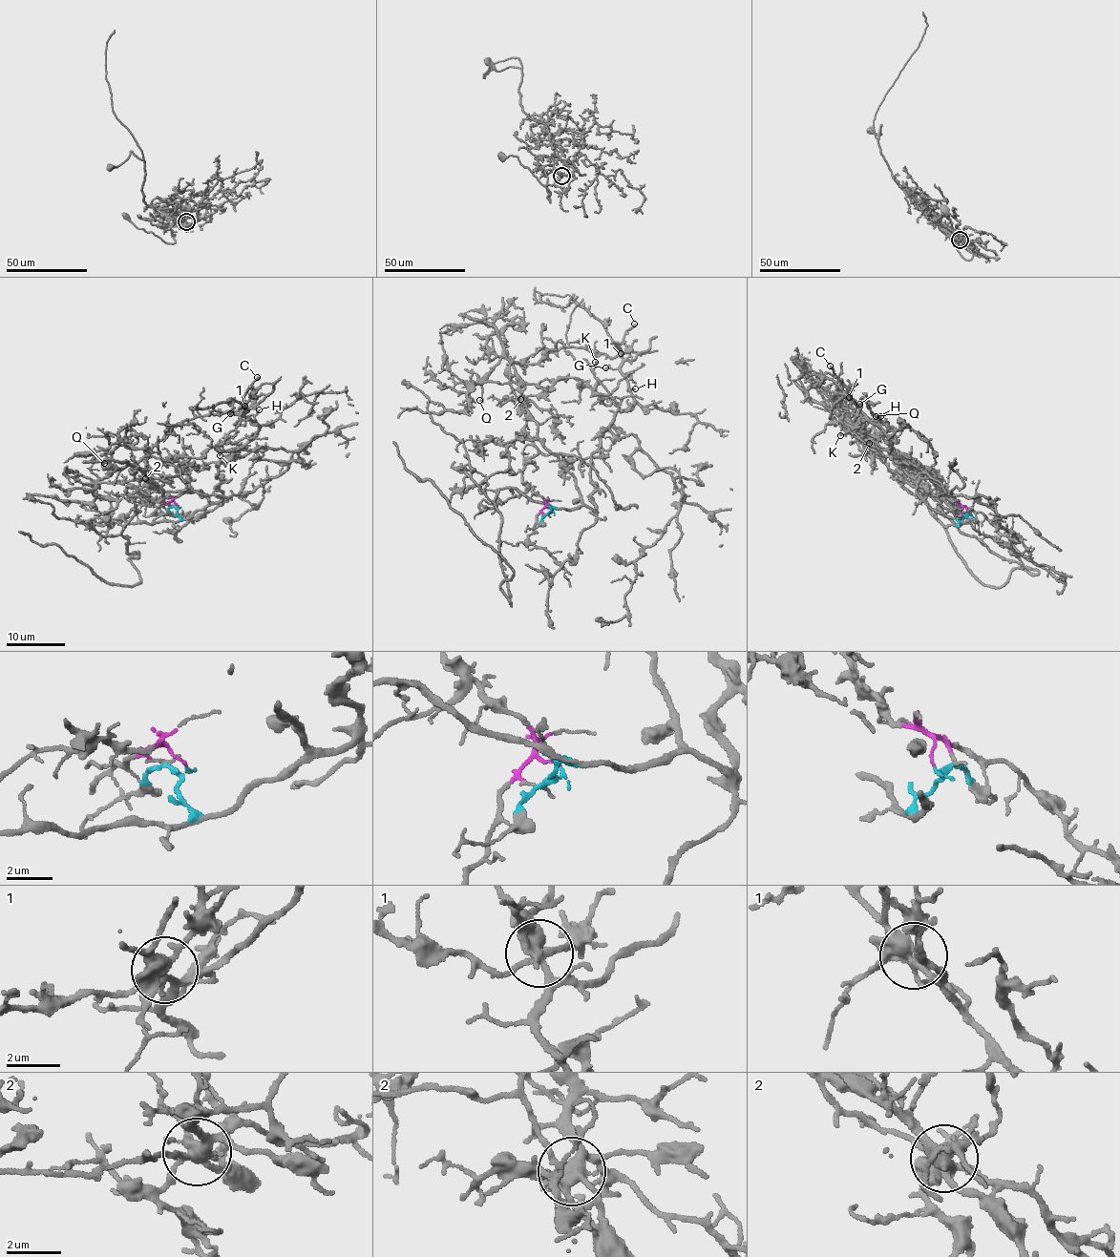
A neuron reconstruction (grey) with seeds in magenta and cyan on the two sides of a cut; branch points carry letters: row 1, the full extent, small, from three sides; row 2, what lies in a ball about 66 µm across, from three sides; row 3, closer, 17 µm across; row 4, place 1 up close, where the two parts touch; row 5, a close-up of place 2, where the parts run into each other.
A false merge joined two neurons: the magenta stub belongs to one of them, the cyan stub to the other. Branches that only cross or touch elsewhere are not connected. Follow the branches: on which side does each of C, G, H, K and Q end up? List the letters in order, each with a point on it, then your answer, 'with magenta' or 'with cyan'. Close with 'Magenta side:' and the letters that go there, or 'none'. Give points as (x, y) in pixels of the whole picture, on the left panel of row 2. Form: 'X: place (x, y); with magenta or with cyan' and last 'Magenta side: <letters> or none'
C: place (257, 377); with cyan
G: place (230, 413); with cyan
H: place (259, 409); with cyan
K: place (220, 455); with cyan
Q: place (104, 463); with magenta
Magenta side: Q

